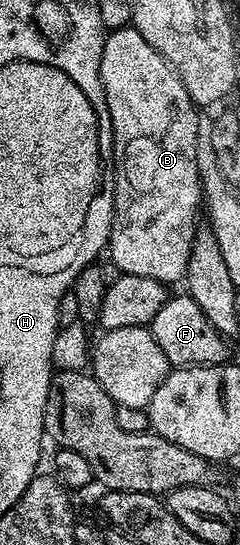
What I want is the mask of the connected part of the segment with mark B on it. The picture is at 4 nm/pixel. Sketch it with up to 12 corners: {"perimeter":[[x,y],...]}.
{"perimeter":[[132,27],[101,56],[122,273],[180,282],[198,106]]}

